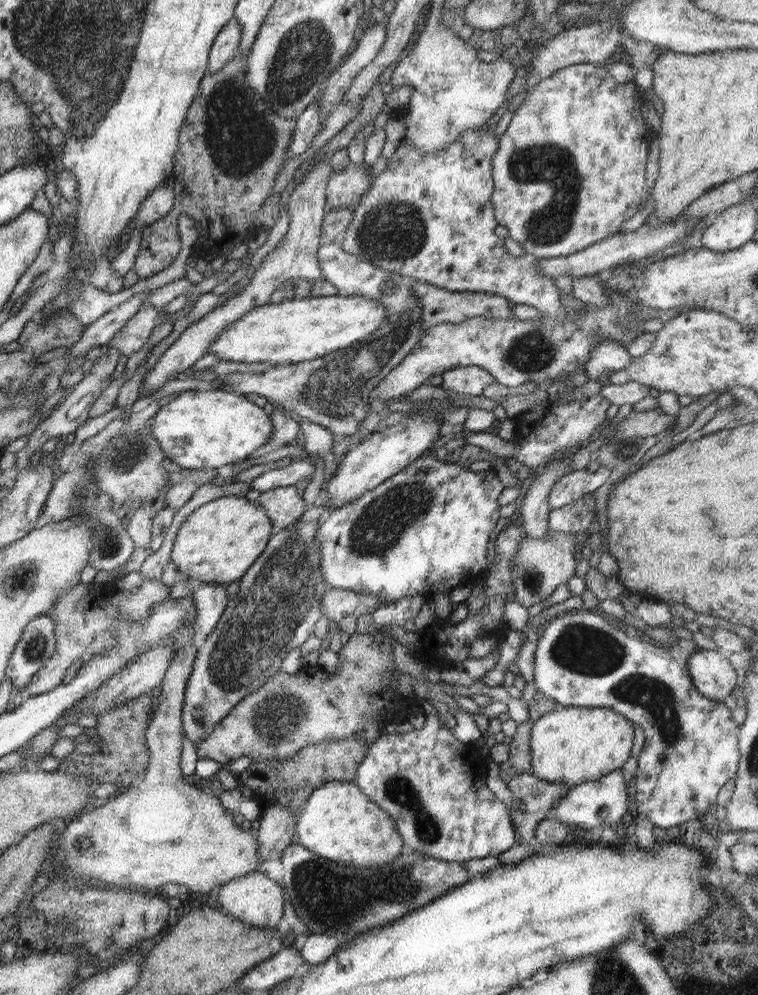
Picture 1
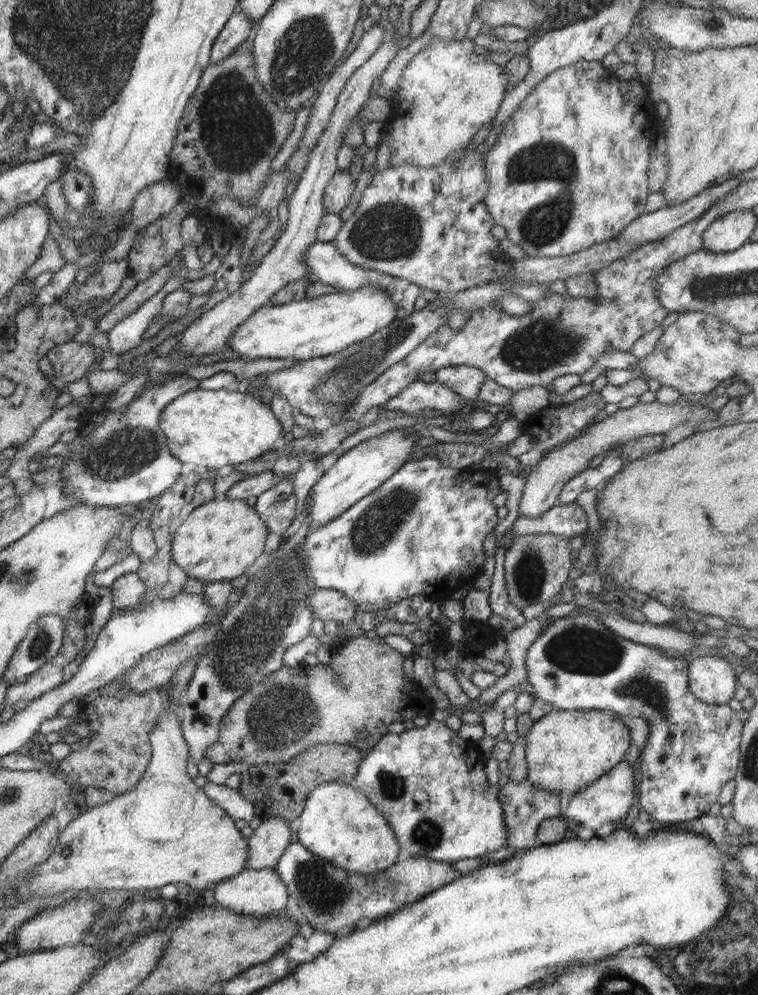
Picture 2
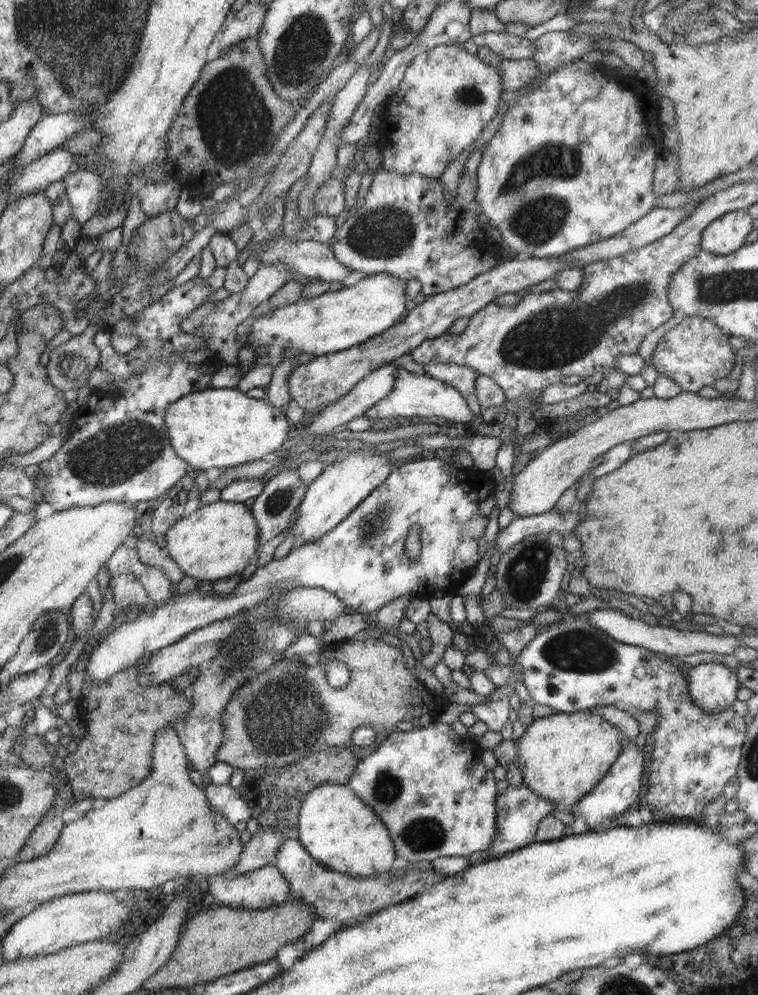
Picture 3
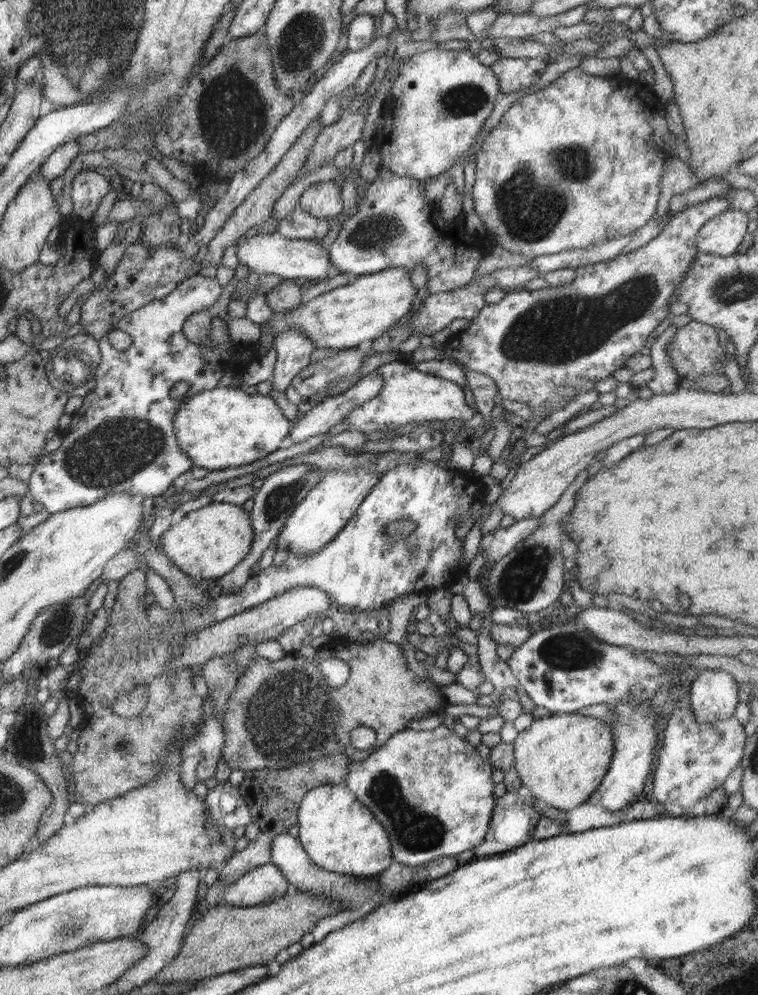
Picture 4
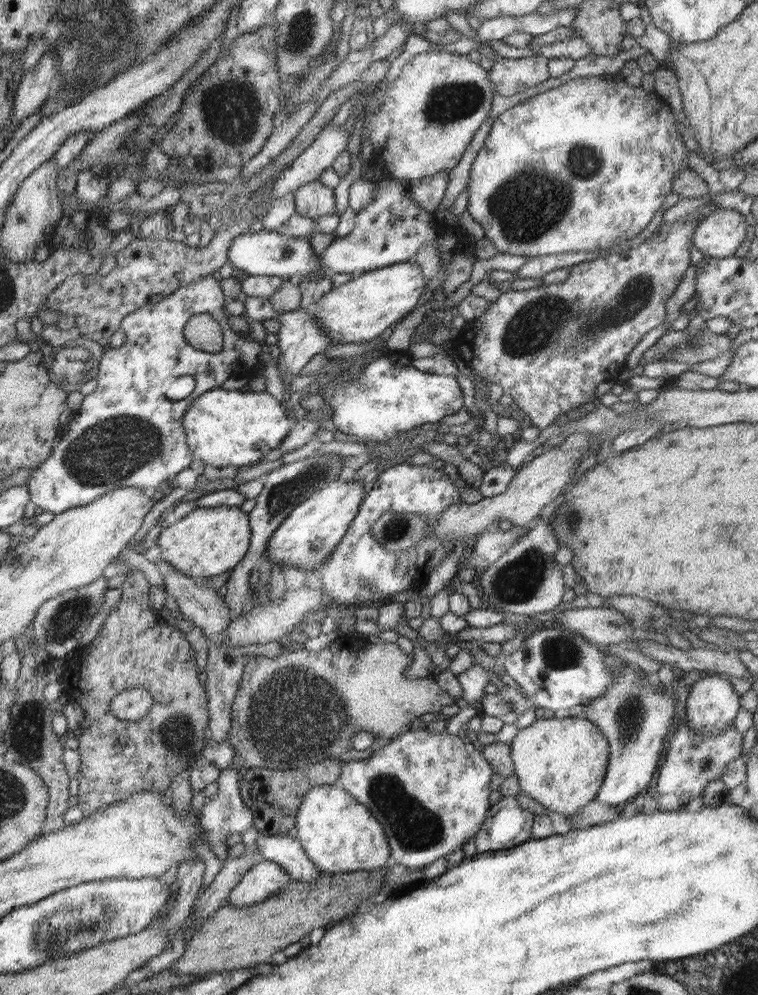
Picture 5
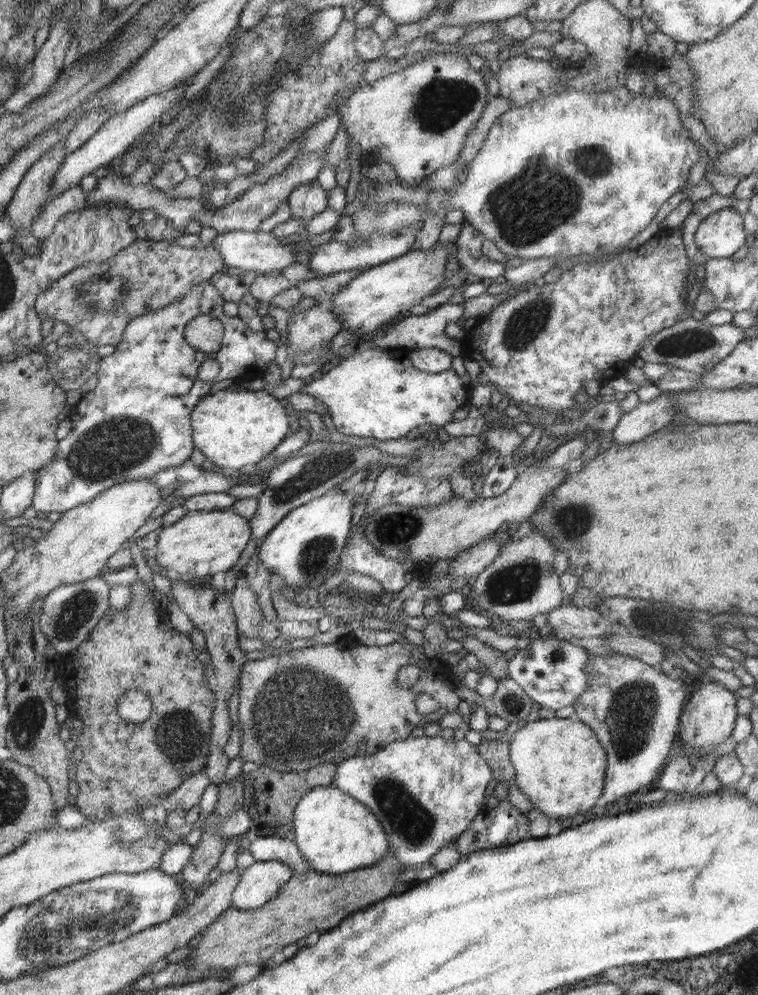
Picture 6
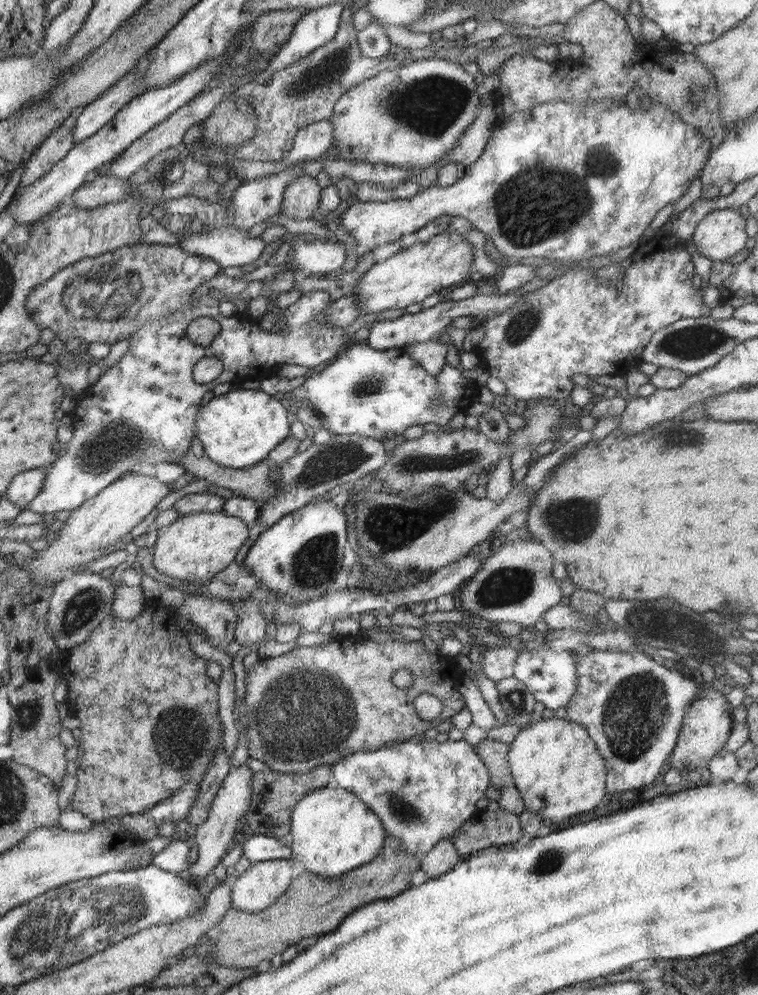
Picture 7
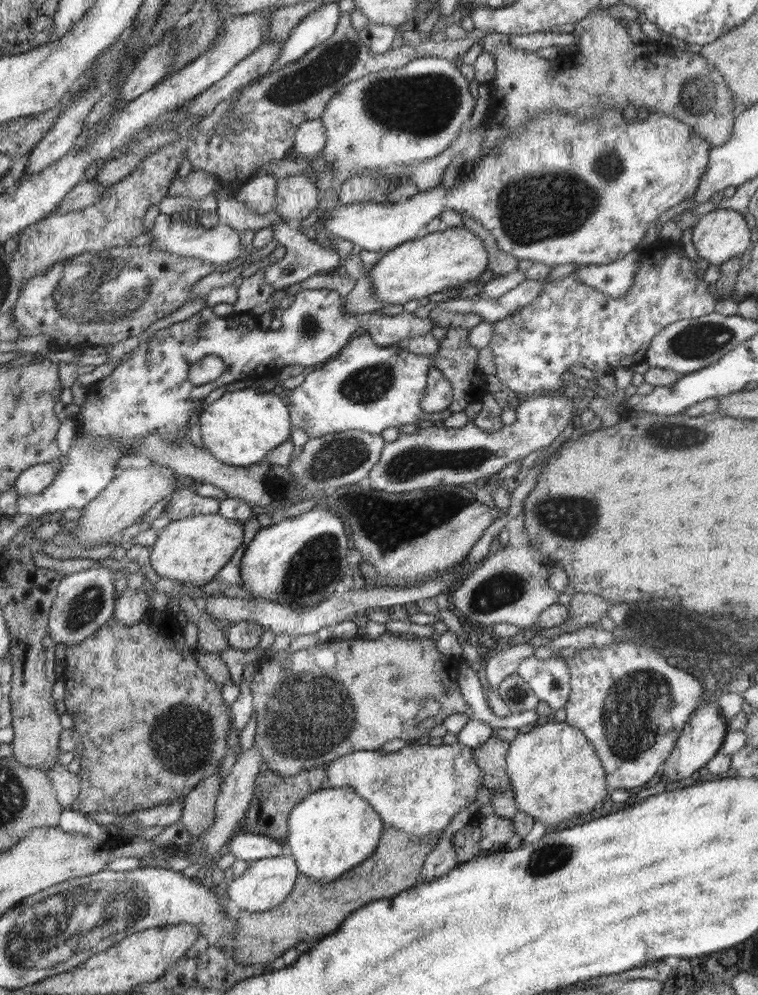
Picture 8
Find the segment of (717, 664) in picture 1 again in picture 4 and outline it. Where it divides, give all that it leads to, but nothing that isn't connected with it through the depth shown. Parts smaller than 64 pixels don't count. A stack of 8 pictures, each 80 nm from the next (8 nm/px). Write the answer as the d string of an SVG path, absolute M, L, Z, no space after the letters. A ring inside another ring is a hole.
M702 670L690 687L690 706L700 724L714 724L735 713L739 683L720 670Z

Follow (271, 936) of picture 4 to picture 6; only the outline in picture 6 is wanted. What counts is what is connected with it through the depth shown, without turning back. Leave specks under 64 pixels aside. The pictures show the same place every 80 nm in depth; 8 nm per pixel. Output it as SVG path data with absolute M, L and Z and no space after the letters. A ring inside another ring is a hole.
M390 846L387 855L377 863L349 873L328 875L314 870L296 873L262 908L248 911L233 906L227 908L210 925L208 932L201 933L199 944L192 947L186 960L189 965L214 968L236 968L240 964L268 965L271 956L288 944L296 943L311 932L329 931L352 913L397 893L402 889L398 885L398 875L404 867Z

